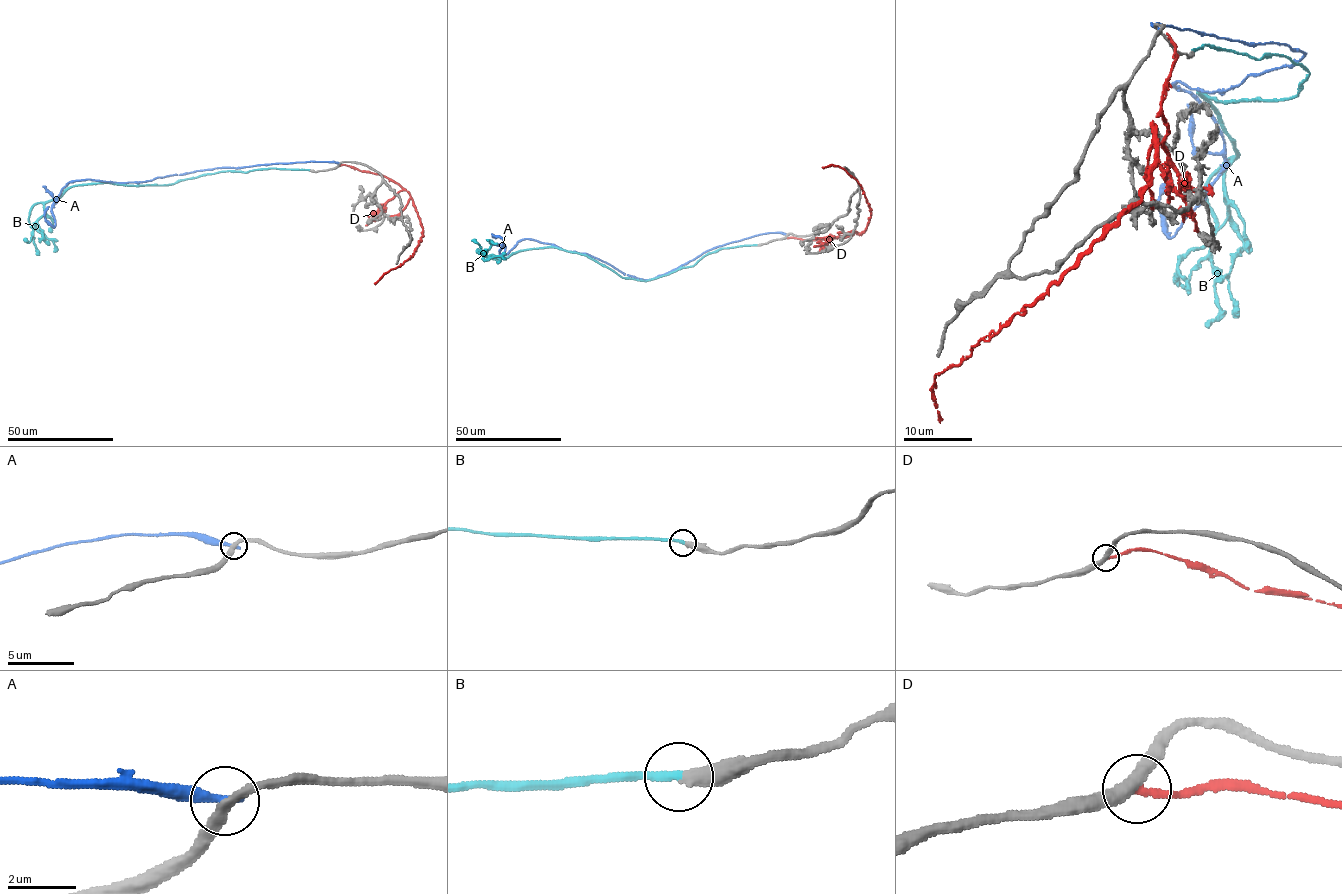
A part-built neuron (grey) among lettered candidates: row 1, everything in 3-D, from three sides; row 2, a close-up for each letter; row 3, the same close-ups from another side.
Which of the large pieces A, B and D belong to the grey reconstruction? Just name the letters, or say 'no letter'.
B

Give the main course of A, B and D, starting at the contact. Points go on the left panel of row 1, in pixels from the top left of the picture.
A: (339, 163), (220, 168), (142, 182), (73, 181), (54, 203), (54, 227), (45, 217), (49, 206)
B: (309, 170), (225, 171), (163, 185), (109, 182), (73, 186), (59, 197), (35, 204), (29, 211), (36, 255)
D: (338, 166), (346, 165), (382, 174), (404, 188), (423, 228), (423, 236), (413, 255), (374, 283)

